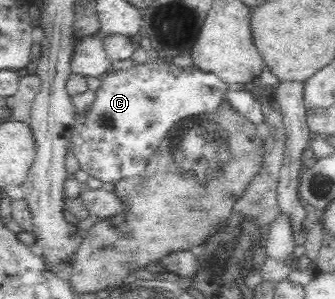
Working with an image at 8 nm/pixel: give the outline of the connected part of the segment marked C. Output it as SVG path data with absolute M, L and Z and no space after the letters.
M153 55L147 64L134 64L129 70L109 71L97 89L97 98L91 109L77 115L73 126L70 149L79 161L80 169L97 178L102 183L116 184L148 169L148 162L155 157L157 148L167 141L168 134L186 117L217 111L217 106L225 99L230 90L225 82L213 74L202 73L197 66L184 69L172 63L160 64L157 55Z

